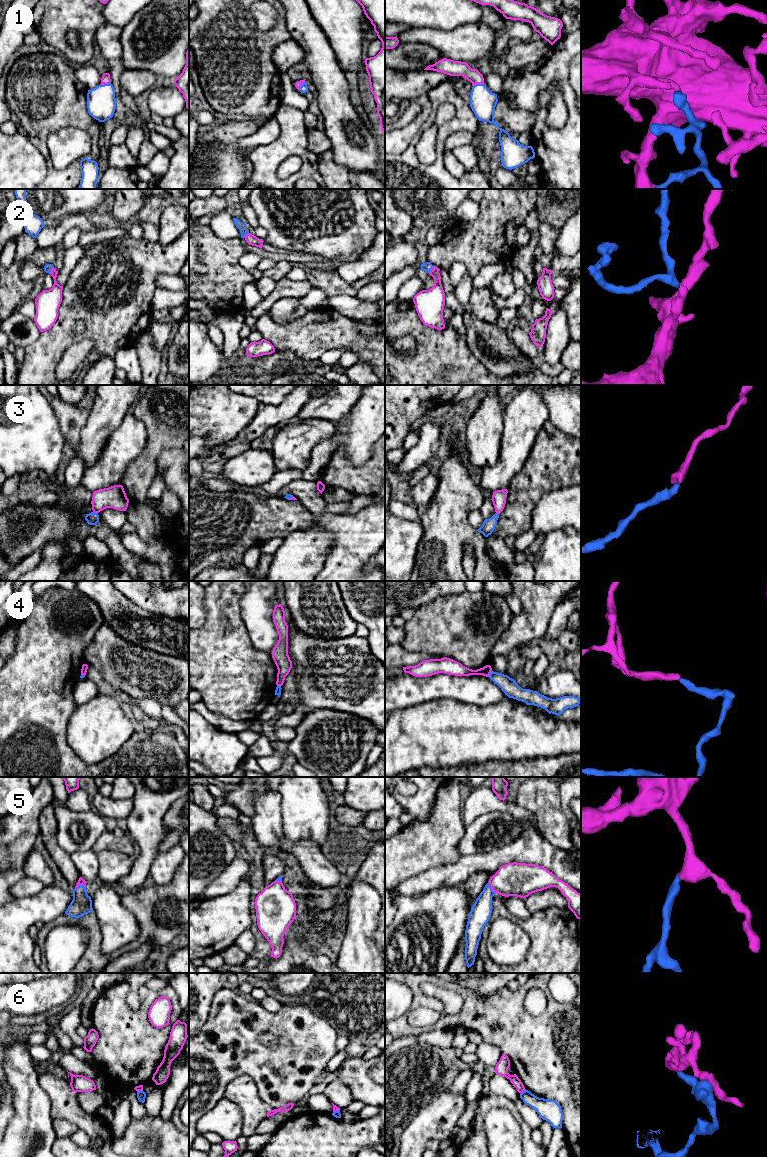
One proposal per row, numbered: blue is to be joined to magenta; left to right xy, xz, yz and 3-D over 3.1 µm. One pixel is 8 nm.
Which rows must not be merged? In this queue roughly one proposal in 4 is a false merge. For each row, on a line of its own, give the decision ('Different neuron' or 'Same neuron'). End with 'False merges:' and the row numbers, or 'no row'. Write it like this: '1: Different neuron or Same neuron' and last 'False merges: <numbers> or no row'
1: Same neuron
2: Same neuron
3: Same neuron
4: Different neuron
5: Same neuron
6: Different neuron
False merges: 4, 6

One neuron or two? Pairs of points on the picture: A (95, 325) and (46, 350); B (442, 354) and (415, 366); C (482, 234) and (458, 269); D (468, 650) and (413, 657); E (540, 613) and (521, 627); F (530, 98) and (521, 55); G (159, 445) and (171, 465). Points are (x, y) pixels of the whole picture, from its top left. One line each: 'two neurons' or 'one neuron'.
A: one neuron
B: one neuron
C: two neurons
D: two neurons
E: one neuron
F: two neurons
G: two neurons

